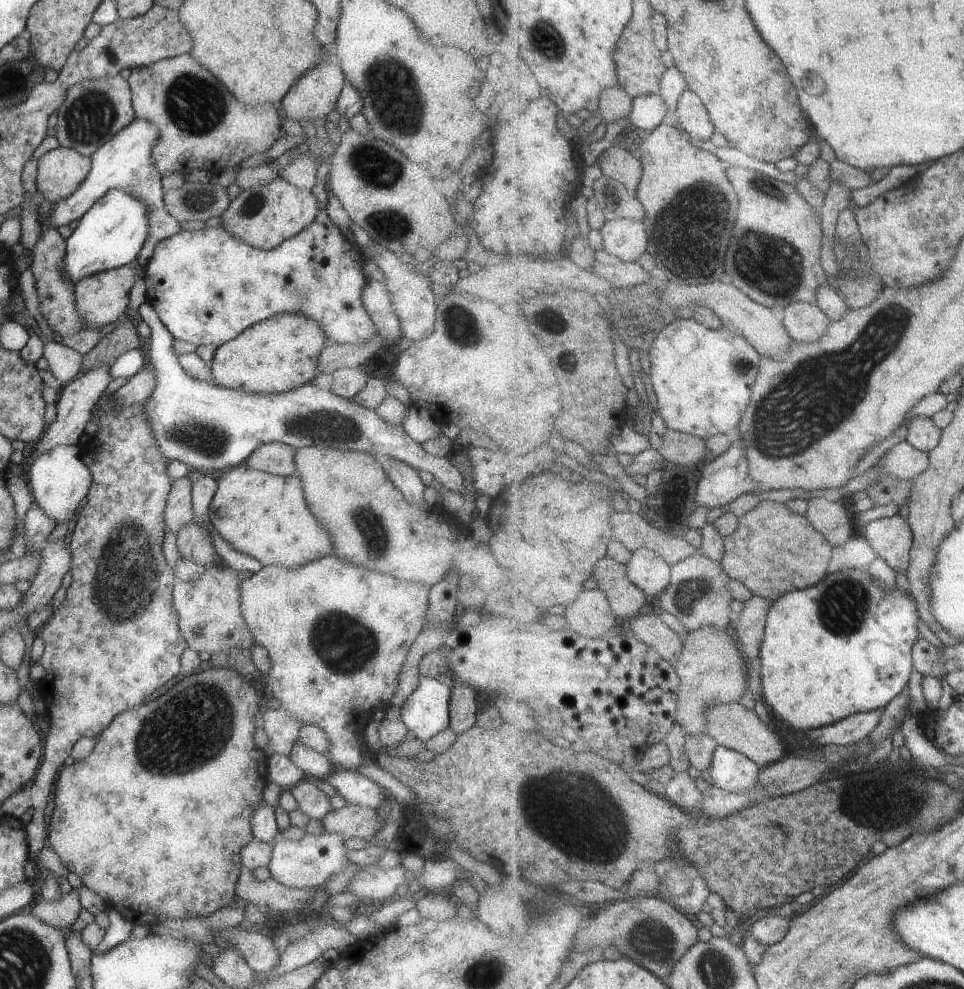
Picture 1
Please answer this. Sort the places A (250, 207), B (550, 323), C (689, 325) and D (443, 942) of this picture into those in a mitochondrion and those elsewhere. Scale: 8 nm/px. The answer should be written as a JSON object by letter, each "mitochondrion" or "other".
{"A":"mitochondrion","B":"other","C":"other","D":"other"}

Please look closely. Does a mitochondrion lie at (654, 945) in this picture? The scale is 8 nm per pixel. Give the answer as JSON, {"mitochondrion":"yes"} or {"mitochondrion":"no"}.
{"mitochondrion":"yes"}

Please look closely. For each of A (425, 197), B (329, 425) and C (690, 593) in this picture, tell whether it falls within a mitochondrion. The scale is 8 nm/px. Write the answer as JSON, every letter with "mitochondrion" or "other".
{"A":"other","B":"mitochondrion","C":"mitochondrion"}

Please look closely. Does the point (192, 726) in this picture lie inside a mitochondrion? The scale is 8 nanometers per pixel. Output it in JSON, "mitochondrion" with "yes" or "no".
{"mitochondrion":"yes"}

